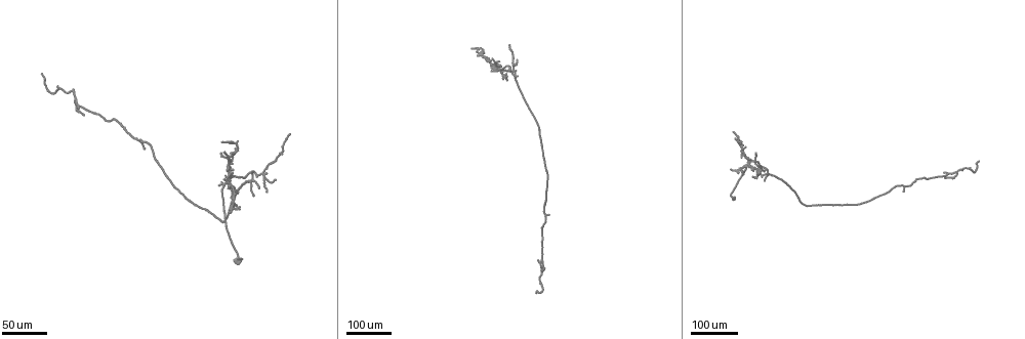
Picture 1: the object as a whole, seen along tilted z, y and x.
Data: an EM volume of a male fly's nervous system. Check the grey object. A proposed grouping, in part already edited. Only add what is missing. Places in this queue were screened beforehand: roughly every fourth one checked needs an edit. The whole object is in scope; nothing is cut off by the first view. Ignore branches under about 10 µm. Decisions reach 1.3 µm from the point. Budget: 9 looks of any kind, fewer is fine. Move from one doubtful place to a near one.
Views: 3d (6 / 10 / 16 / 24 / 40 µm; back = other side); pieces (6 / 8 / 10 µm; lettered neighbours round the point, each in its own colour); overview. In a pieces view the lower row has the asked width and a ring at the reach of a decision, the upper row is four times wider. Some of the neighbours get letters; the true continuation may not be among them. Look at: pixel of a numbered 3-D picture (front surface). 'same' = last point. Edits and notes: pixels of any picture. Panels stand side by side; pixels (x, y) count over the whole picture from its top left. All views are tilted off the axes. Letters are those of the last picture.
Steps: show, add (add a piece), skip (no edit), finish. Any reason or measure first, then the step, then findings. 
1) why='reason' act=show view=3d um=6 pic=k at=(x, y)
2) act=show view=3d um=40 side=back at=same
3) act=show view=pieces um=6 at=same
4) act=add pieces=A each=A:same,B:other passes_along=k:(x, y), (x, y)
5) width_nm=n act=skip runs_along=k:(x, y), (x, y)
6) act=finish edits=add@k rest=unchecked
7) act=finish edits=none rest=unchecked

why='branch stops here' act=show view=3d um=24 pic=1 at=(83, 115)

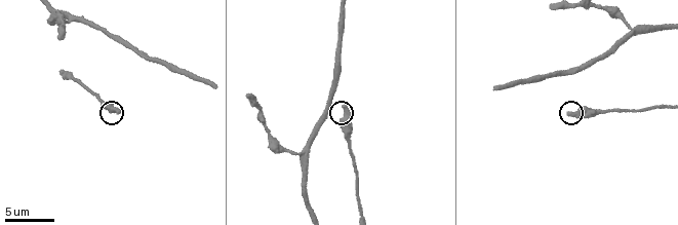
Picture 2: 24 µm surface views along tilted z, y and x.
act=show view=pieces um=10 pic=2 at=(120, 111)

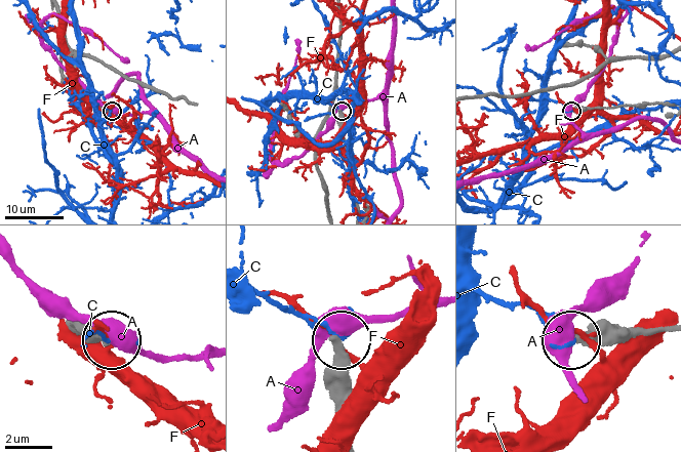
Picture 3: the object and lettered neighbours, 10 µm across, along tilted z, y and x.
width_nm=290 act=skip each=A:other,C:other,F:other found='none of them fits'

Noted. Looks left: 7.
why='free end' act=show view=3d um=24 pic=1 at=(743, 157)

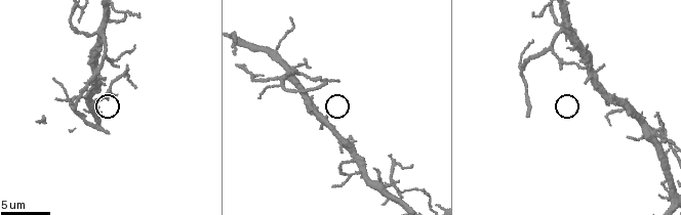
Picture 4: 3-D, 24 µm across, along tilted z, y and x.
act=show view=3d um=6 pic=4 at=(528, 114)

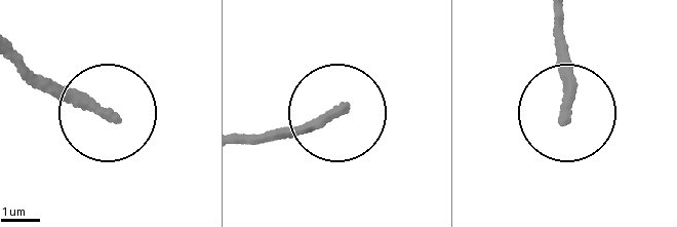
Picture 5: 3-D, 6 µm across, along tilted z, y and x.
act=show view=pieces um=8 pic=5 at=(343, 107)

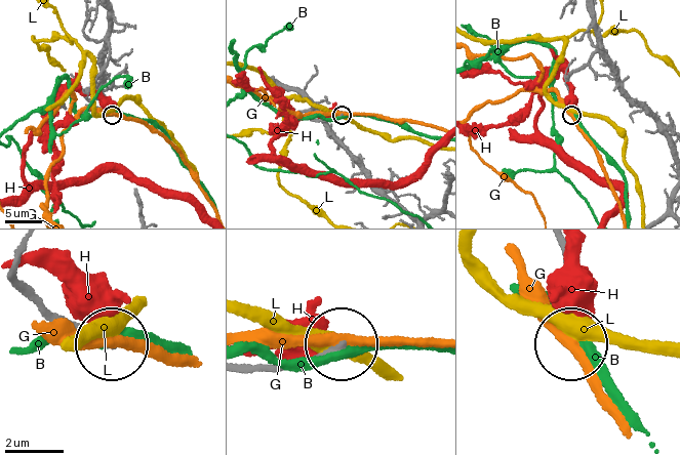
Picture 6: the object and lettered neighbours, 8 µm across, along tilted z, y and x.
act=skip each=B:other,G:other,H:other,L:other runs_along=6:(621, 81), (616, 68), (595, 53), (567, 80), (571, 114) found='none of them fits'

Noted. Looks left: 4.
why='branch stops here' act=show view=3d um=40 pic=1 at=(496, 66)

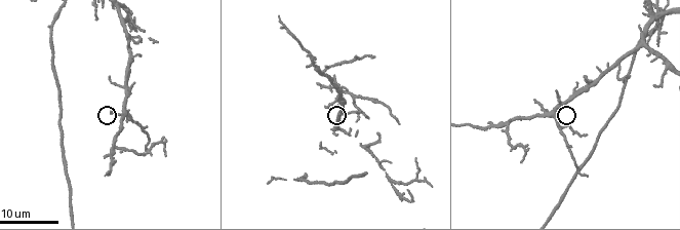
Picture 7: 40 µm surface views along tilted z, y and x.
act=show view=pieces um=8 pic=7 at=(586, 134)

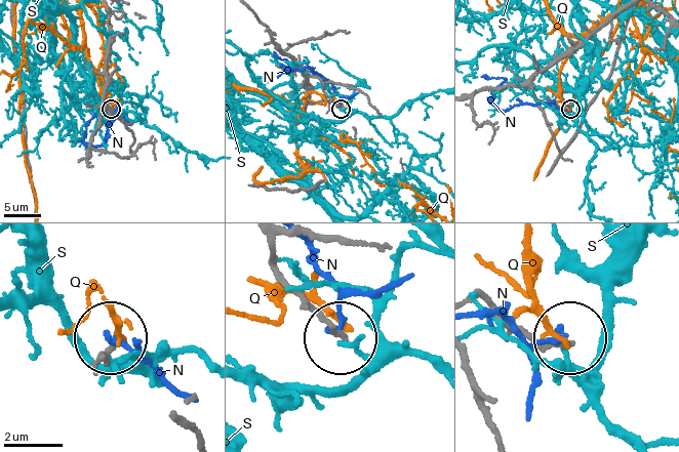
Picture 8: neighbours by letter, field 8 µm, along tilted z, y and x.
act=skip each=N:other,Q:other,S:other runs_along=8:(270, 245), (282, 279), (338, 338) found='no lettered piece goes on from it'

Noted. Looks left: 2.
why='an open end' act=show view=3d um=40 pic=1 at=(476, 54)

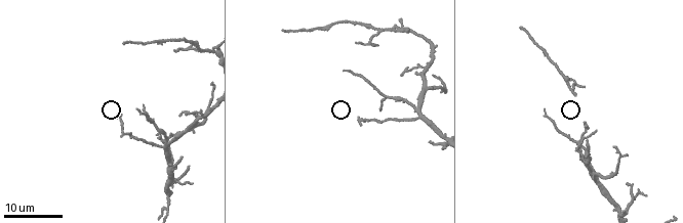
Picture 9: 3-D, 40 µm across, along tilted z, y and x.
why='what lies round it' act=show view=pieces um=8 pic=9 at=(120, 113)

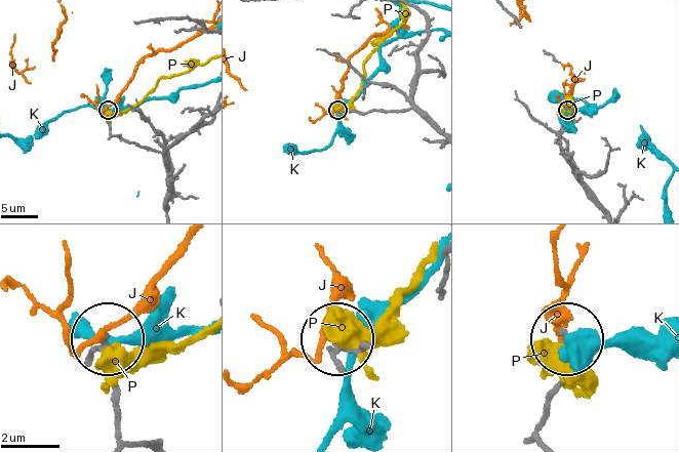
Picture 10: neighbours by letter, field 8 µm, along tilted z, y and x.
act=skip each=J:other,K:other,P:other runs_along=10:(122, 437), (106, 341) found='none of them fits'

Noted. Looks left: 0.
act=finish edits=none rest=unchecked

